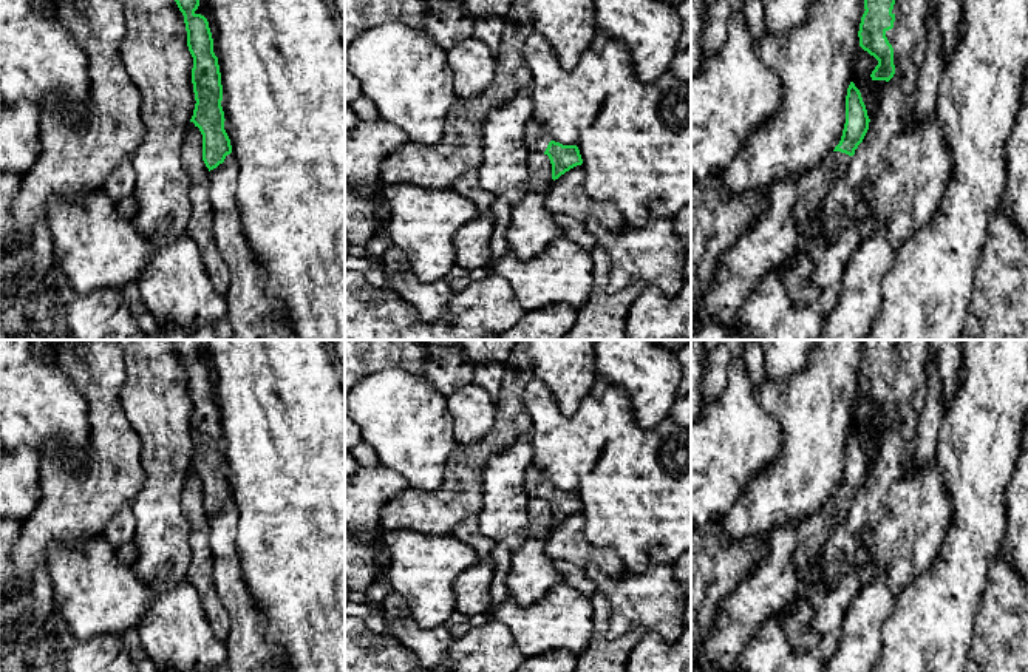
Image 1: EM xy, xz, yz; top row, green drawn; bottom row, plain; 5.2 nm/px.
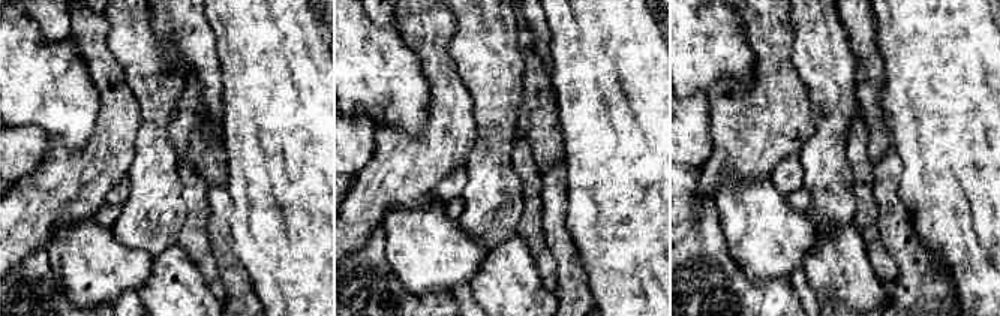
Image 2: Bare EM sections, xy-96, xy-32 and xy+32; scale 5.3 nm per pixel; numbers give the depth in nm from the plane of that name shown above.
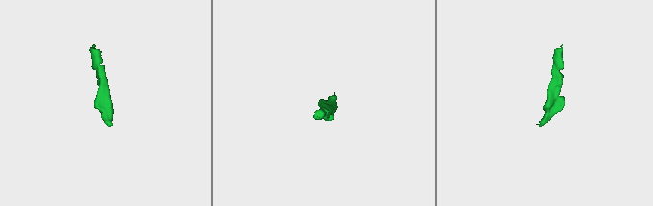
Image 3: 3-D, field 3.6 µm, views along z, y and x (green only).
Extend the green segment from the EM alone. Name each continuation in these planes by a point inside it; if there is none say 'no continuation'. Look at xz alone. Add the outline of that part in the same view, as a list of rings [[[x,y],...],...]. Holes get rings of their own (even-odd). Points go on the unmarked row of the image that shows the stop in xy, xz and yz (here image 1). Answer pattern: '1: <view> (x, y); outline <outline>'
1: xz (535, 485); outline [[[532,463],[524,474],[524,490],[530,499],[544,499],[552,485],[544,479],[535,463]]]

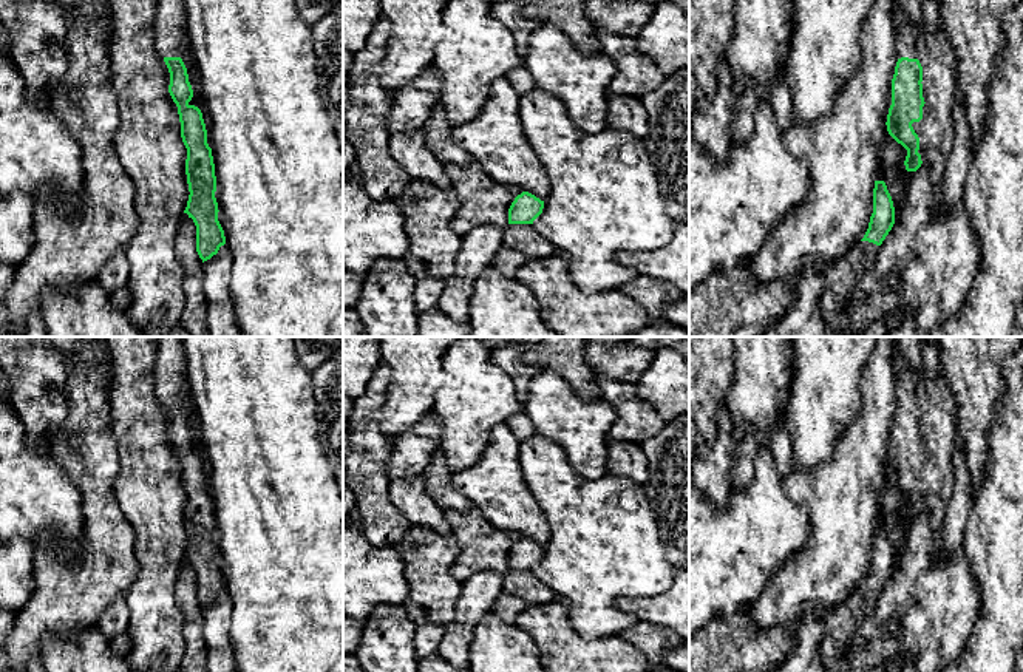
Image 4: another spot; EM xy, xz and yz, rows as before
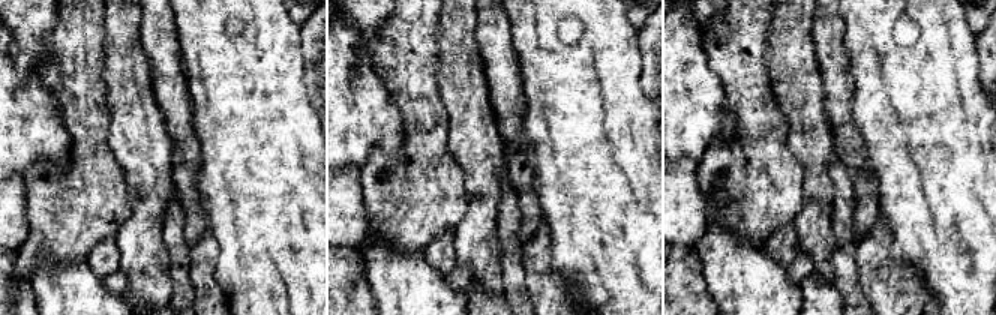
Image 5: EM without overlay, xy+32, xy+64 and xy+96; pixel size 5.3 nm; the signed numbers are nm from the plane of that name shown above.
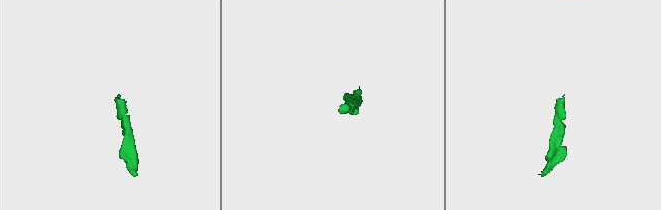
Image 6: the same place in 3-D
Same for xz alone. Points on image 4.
1: xz (523, 584); outline [[[508,570],[504,575],[504,593],[532,604],[547,604],[558,599],[556,593],[536,579],[532,570]]]

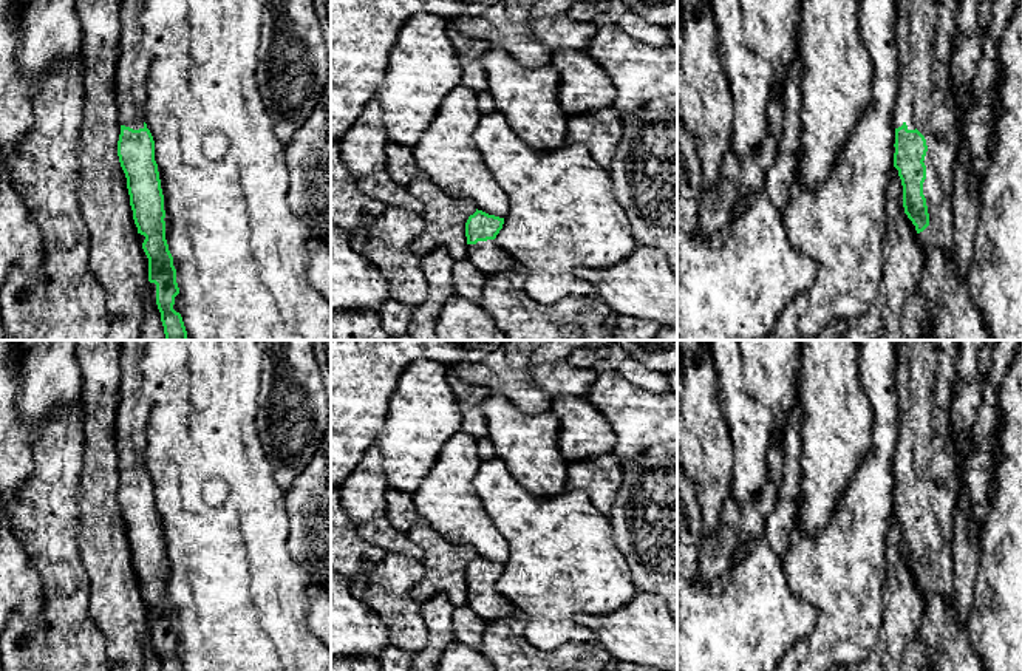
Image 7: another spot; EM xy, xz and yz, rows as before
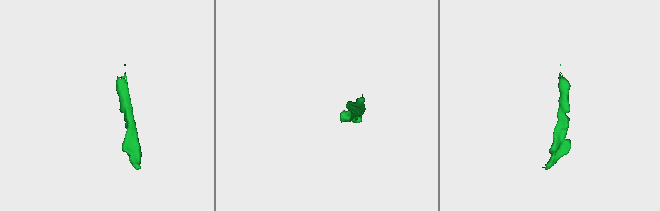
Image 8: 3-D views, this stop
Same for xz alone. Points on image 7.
1: xz (489, 605); outline [[[495,586],[467,591],[467,606],[485,622],[518,612],[506,597],[496,592]]]

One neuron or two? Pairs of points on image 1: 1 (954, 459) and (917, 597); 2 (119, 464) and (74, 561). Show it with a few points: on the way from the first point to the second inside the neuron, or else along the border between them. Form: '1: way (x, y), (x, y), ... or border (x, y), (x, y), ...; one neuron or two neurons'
1: way (965, 493), (965, 549), (951, 563); one neuron
2: border (101, 533), (74, 547), (54, 544), (48, 552); two neurons

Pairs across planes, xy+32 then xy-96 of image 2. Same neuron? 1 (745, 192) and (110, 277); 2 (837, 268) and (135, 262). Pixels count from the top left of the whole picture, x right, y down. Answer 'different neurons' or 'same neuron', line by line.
1: same neuron
2: different neurons

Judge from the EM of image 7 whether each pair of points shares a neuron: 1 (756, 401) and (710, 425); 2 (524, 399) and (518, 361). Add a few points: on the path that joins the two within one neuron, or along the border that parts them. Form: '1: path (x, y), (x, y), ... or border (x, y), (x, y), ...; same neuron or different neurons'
1: border (718, 382), (718, 399), (736, 452); different neurons
2: path (520, 390), (518, 370); same neuron

